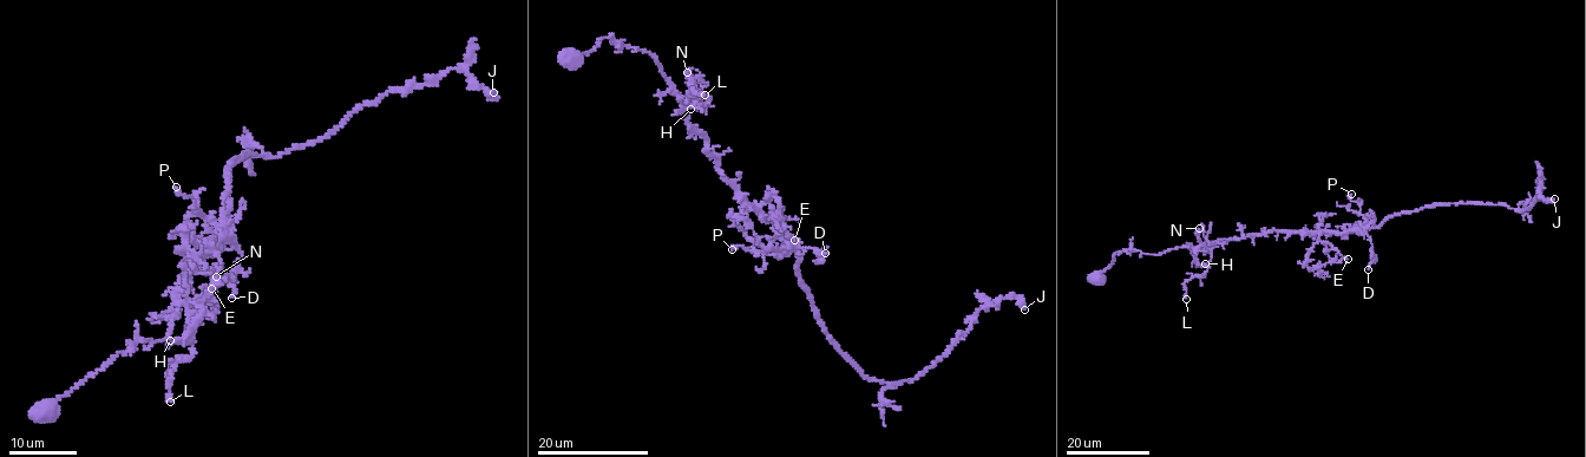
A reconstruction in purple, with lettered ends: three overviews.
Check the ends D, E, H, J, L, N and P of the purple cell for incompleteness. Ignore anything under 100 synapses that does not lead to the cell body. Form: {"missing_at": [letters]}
{"missing_at": []}

